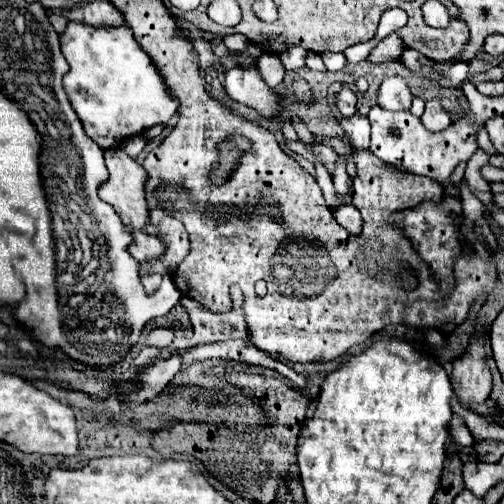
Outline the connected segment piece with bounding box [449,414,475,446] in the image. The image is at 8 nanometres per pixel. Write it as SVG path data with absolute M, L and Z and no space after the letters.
M453 414L451 422L449 422L449 430L451 430L451 438L455 442L459 442L459 446L473 446L475 444L471 432L467 430L467 426L463 426L463 422L457 414Z

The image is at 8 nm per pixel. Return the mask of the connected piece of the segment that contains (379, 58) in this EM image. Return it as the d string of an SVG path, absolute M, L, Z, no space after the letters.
M391 32L389 36L385 36L385 38L375 46L375 50L369 54L367 60L375 62L375 64L377 64L377 62L387 62L387 60L391 60L393 56L399 58L399 56L403 54L403 50L405 50L405 44L403 44L401 36L399 36L397 32Z

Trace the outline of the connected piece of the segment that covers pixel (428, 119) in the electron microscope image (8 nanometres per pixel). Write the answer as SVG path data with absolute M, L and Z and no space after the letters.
M429 100L425 104L425 112L421 116L421 122L425 124L425 128L429 128L431 132L441 132L445 128L451 126L451 120L449 120L449 114L443 110L443 106L439 104L439 100Z

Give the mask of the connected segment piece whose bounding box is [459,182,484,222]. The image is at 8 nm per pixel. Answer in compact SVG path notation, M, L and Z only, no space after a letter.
M461 182L459 188L462 194L463 216L467 220L471 220L471 222L476 222L479 218L484 218L483 203L475 198L475 194L467 188L465 182Z

